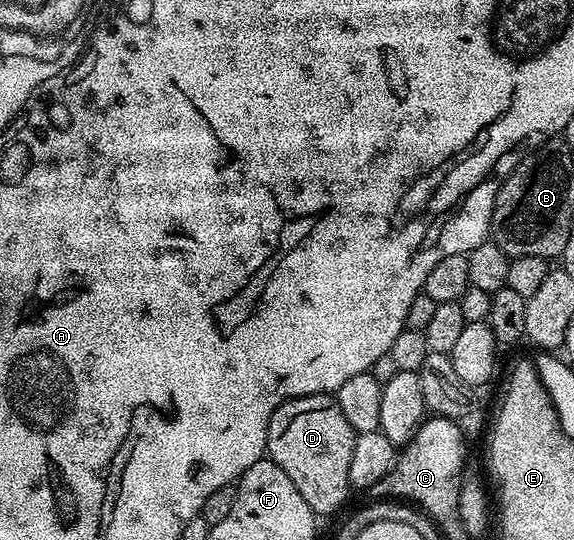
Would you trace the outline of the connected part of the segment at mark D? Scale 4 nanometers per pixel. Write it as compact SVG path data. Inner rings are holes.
M330 394L306 395L289 399L275 410L269 421L265 455L285 469L289 481L297 485L297 493L305 497L305 505L323 517L333 514L346 501L347 491L352 490L349 461L356 434Z

